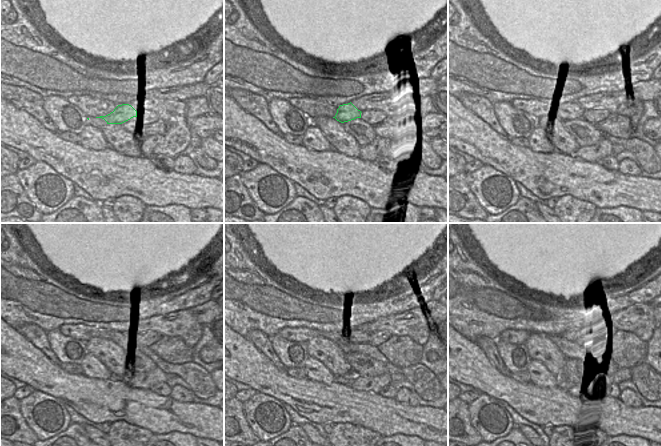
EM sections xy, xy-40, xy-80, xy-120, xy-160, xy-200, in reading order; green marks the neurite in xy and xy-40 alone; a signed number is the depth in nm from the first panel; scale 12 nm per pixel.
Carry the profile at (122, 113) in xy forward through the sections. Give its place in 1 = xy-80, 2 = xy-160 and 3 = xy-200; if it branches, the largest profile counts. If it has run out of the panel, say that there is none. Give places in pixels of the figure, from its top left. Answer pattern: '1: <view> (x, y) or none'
1: xy-80 (573, 111)
2: xy-160 (349, 334)
3: xy-200 (591, 338)

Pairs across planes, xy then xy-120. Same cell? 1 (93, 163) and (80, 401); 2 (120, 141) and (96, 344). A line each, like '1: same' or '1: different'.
1: same
2: same

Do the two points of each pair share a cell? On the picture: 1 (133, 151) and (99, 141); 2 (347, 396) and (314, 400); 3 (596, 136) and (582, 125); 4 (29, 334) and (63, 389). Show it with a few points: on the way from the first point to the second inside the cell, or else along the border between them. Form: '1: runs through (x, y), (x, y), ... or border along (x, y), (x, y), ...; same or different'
1: border along (99, 129), (109, 145); different
2: runs through (339, 400), (322, 400); same
3: runs through (593, 135), (585, 128); same
4: border along (20, 333), (50, 360), (56, 363); different

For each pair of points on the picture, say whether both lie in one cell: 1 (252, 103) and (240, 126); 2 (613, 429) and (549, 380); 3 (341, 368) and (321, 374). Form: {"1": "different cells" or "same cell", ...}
{"1": "different cells", "2": "different cells", "3": "different cells"}

